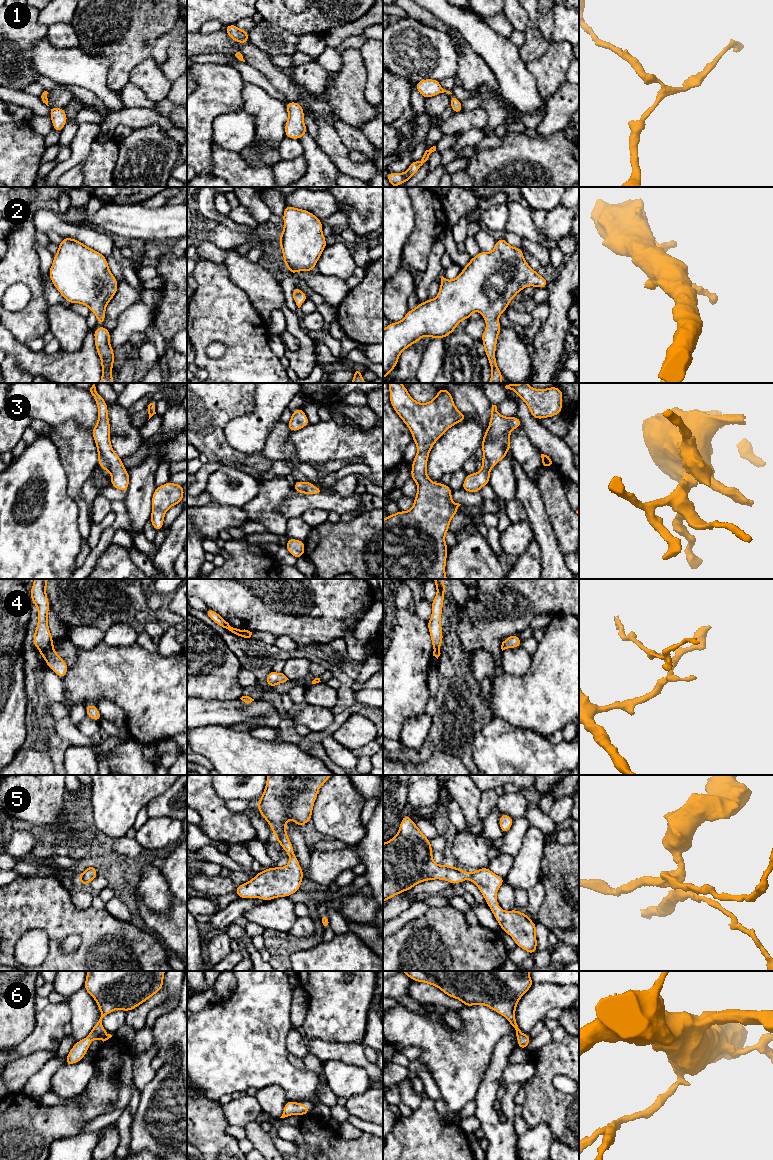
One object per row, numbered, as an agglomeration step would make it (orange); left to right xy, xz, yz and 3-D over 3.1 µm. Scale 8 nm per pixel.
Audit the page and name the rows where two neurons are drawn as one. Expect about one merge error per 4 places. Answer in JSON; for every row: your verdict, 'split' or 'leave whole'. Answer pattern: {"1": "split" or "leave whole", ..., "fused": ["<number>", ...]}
{"1": "leave whole", "2": "leave whole", "3": "leave whole", "4": "split", "5": "leave whole", "6": "leave whole", "fused": ["4"]}

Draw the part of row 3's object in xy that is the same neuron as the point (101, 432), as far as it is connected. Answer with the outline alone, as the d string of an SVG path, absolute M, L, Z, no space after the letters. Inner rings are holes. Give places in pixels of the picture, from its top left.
M95 383L90 388L90 392L98 407L98 421L91 430L97 447L98 465L111 474L112 487L127 492L130 477L121 458L114 452L110 442L111 430L107 403L97 392Z

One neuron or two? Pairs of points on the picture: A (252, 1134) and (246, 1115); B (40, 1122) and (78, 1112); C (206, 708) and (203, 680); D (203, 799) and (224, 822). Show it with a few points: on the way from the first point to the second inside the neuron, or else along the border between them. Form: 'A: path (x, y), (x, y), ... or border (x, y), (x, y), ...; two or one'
A: border (255, 1120), (247, 1123), (244, 1127); two
B: path (49, 1122), (69, 1119); one
C: border (197, 697), (228, 701); two
D: path (209, 805), (218, 816); one

